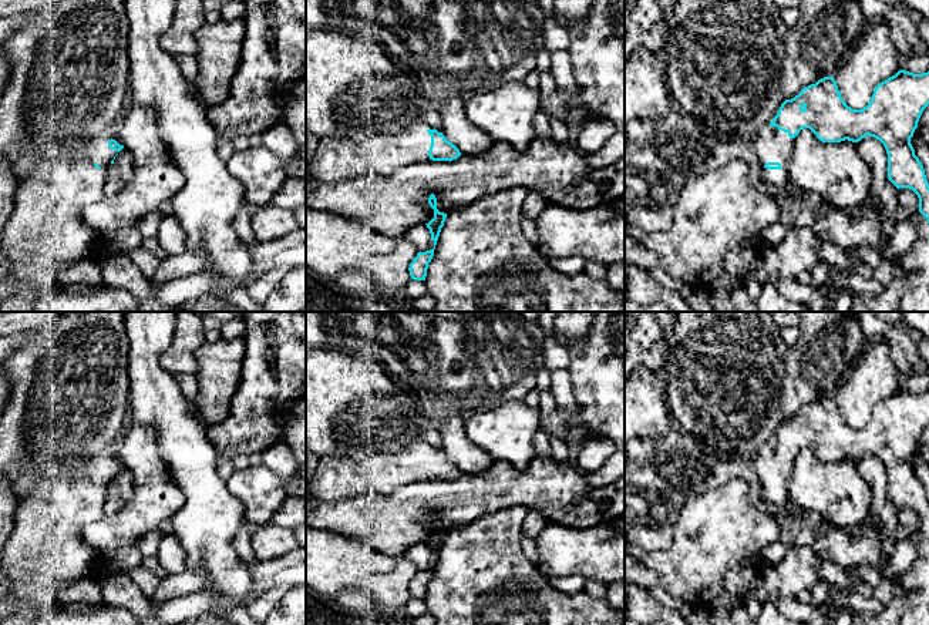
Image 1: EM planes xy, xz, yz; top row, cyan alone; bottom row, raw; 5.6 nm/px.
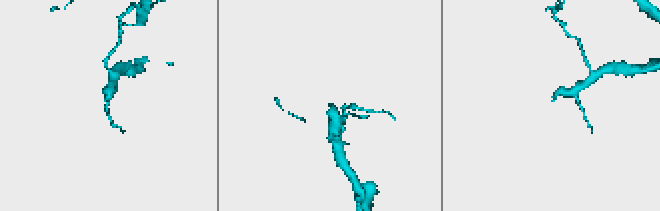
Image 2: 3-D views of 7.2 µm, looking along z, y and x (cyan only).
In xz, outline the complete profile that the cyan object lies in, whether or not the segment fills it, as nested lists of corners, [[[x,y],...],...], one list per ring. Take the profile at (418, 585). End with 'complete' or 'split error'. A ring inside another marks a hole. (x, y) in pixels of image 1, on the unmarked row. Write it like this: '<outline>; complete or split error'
[[[434,513],[430,514],[428,522],[434,528],[434,537],[425,544],[430,548],[431,558],[434,560],[434,567],[425,571],[418,571],[417,575],[410,582],[408,589],[410,589],[411,598],[414,599],[425,599],[428,582],[434,575],[434,568],[435,568],[441,547],[444,545],[444,541],[447,537],[447,532],[440,531],[437,528],[437,517]]]; complete

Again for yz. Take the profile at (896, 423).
[[[905,389],[878,403],[862,429],[846,424],[834,396],[824,396],[785,419],[753,467],[764,501],[781,510],[770,514],[781,531],[778,544],[792,548],[801,531],[801,520],[790,514],[792,501],[787,483],[802,447],[809,447],[822,461],[858,461],[866,454],[879,458],[888,473],[889,500],[898,508],[909,507],[918,514],[919,531],[929,541],[929,501],[911,463],[928,424],[929,390],[913,393]]]; split error

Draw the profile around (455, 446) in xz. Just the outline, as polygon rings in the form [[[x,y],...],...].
[[[451,417],[441,423],[442,434],[441,451],[447,460],[452,461],[464,474],[481,474],[487,471],[494,460],[482,453],[464,434],[464,419]]]

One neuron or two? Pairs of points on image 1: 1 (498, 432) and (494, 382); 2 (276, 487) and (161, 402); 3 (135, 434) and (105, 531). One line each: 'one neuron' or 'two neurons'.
1: two neurons
2: two neurons
3: one neuron

